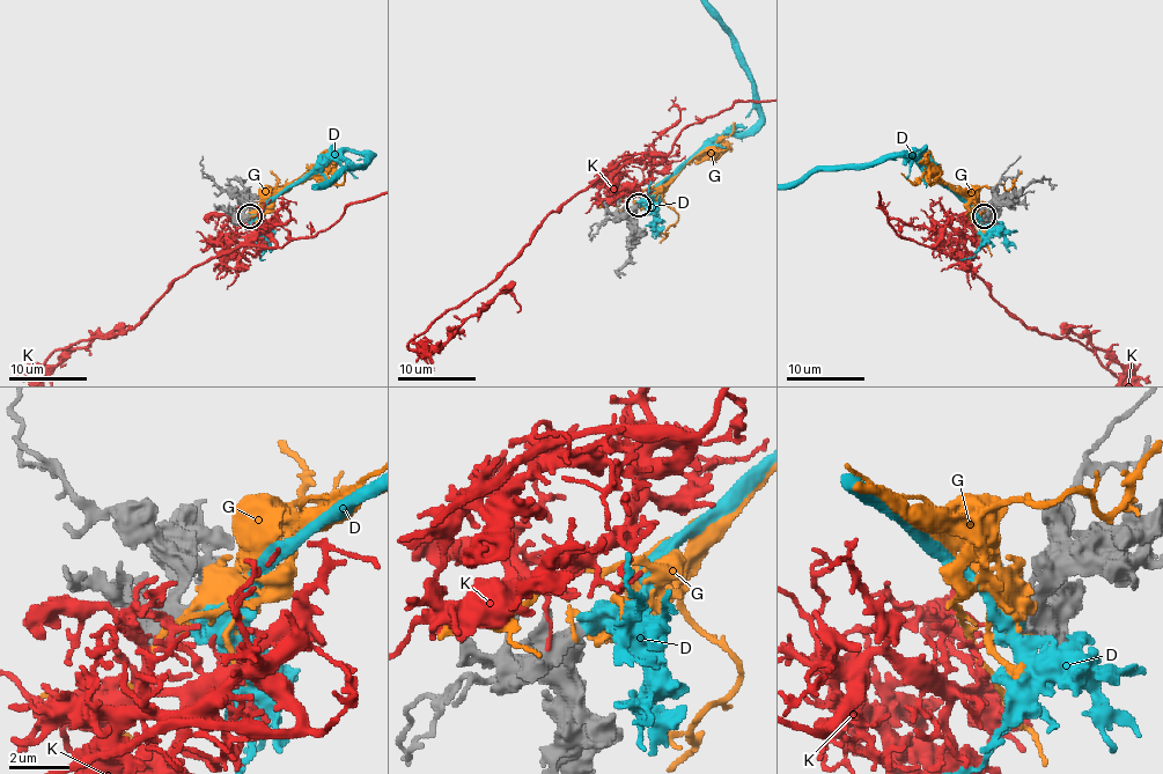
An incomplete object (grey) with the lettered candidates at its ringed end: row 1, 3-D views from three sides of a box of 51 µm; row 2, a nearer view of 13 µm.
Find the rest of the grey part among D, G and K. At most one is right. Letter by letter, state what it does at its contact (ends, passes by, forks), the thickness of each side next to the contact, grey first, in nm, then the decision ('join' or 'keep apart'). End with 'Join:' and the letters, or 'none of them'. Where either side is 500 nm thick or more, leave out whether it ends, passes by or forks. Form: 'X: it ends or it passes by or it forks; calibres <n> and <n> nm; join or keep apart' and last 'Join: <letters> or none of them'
D: calibres 480 and 600 nm; join
G: it forks; calibres 440 and 400 nm; keep apart
K: calibres 750 and 150 nm; keep apart
Join: D

